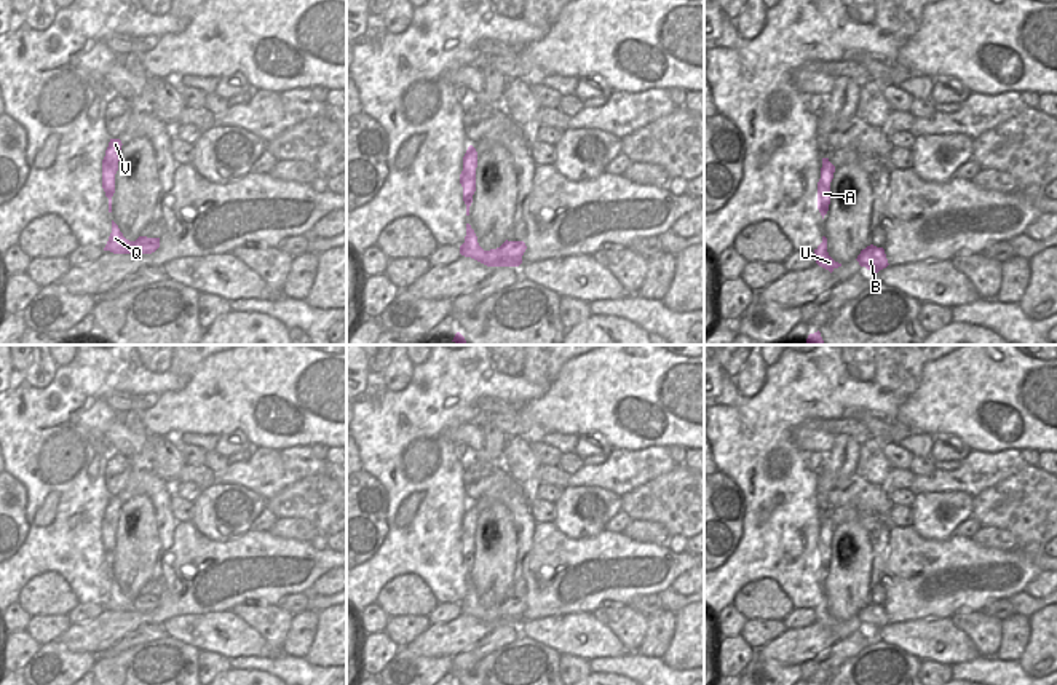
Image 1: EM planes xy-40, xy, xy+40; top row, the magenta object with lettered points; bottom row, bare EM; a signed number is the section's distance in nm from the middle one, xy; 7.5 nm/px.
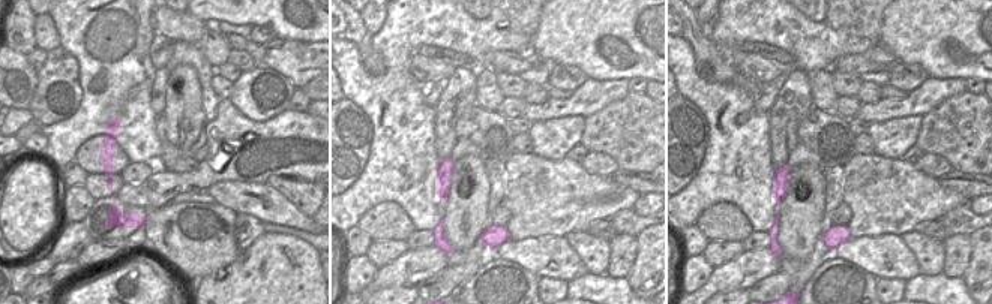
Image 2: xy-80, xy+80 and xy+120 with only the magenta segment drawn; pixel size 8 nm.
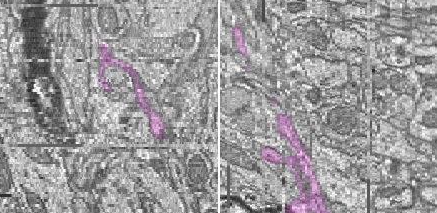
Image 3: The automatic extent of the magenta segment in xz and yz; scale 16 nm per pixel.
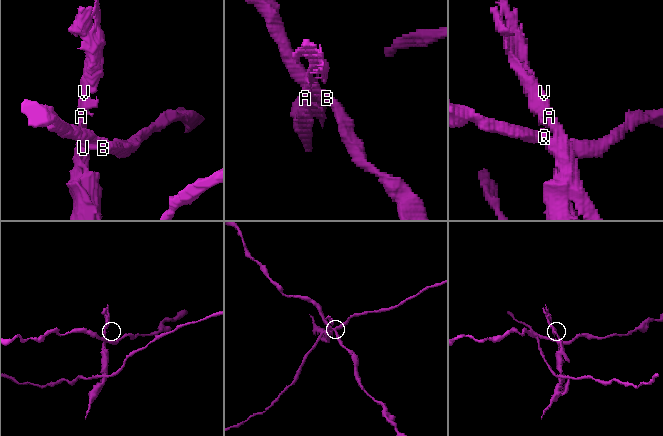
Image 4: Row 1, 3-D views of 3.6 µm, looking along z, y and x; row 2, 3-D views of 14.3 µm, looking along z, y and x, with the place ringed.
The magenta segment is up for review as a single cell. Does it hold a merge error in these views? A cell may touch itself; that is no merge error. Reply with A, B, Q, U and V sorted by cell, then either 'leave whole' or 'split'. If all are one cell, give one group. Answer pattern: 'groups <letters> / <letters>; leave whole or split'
groups A U V / B Q; split

